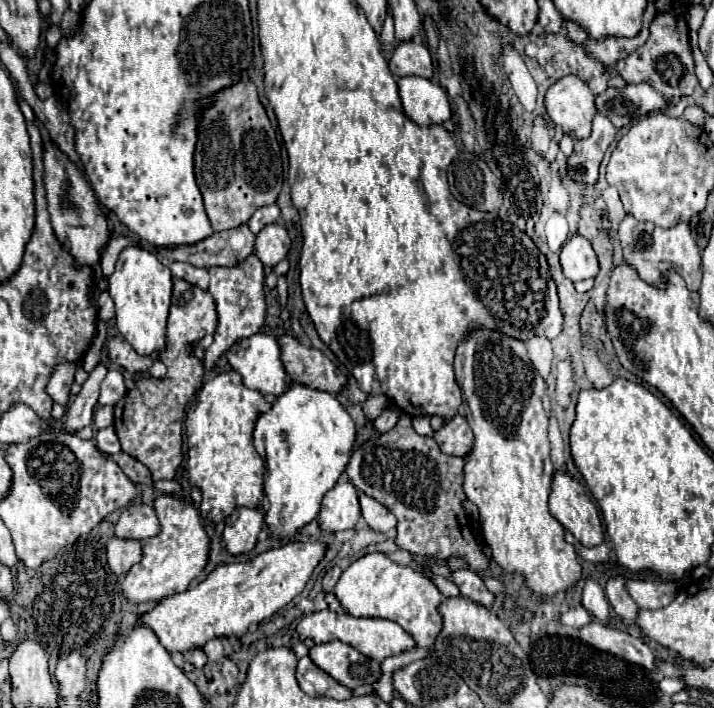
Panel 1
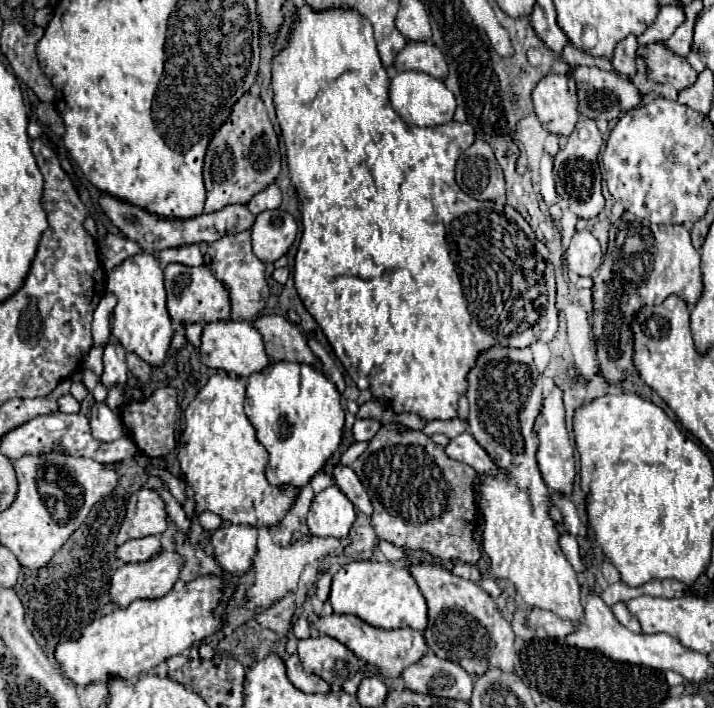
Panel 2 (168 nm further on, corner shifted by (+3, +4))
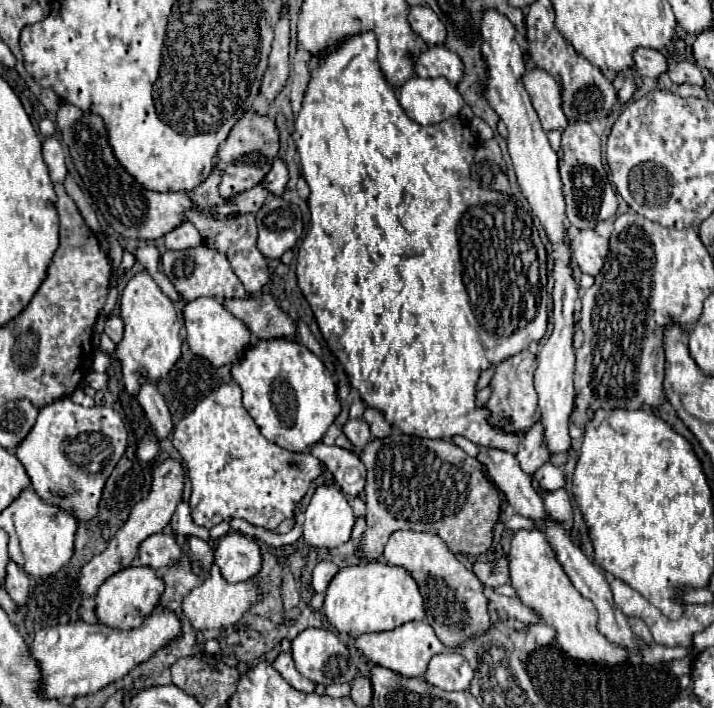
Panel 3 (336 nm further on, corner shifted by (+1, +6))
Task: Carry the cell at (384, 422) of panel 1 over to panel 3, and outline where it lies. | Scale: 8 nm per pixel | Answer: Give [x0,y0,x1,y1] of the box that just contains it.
[342,420,372,454]

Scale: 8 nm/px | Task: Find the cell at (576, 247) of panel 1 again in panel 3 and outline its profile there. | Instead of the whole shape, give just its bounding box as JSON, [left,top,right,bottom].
[572,230,608,276]

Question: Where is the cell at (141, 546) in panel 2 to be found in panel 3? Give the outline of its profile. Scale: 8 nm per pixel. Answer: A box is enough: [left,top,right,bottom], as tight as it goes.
[140,534,182,568]

